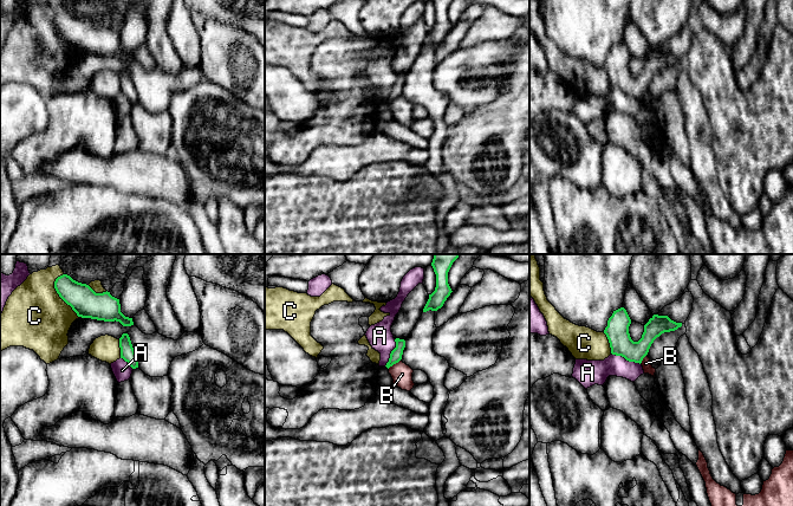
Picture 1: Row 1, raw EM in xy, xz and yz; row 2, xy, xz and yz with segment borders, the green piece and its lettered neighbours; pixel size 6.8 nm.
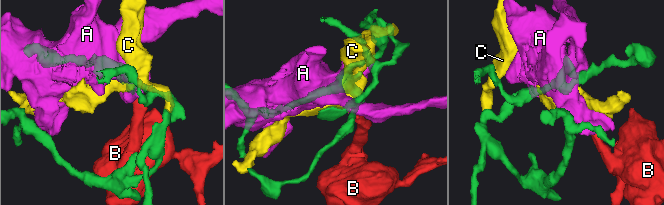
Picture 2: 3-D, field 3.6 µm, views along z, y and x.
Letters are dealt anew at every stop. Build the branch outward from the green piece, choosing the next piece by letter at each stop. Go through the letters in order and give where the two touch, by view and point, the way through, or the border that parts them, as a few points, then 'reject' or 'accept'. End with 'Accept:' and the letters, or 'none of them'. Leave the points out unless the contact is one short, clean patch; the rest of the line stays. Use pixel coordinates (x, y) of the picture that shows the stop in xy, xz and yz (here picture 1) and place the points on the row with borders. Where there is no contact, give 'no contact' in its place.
A: contact yz (625, 358); border yz (611, 352), (639, 364); reject
B: contact xz (394, 363); border xz (400, 359), (388, 368); reject
C: contact xy (59, 296); reject
Accept: none of them

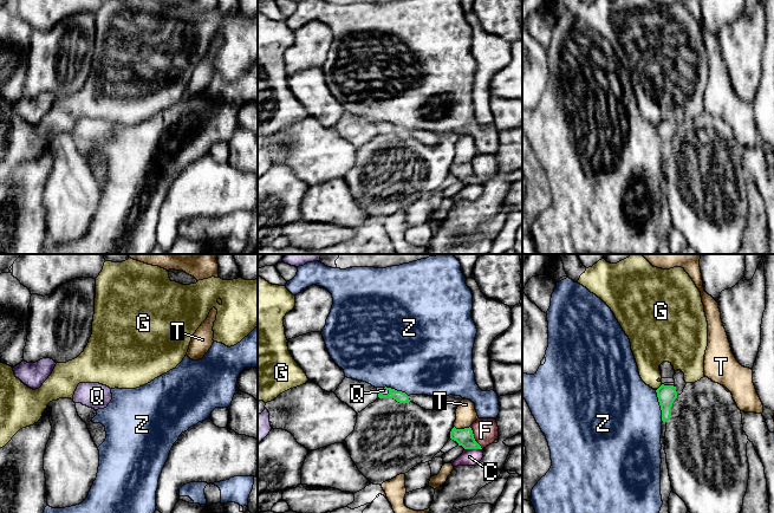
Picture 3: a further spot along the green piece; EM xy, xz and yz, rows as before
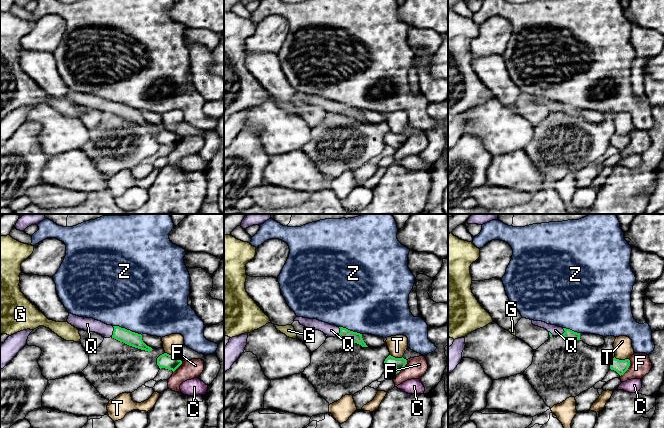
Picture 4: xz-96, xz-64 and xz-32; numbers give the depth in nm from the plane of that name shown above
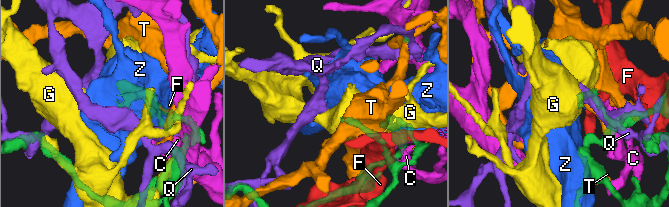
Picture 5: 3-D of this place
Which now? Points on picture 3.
C: contact xz (473, 448); reject
F: contact xz (473, 437); reject
G: contact yz (659, 387); reject
Q: contact xz (382, 393); accept
T: contact xz (462, 429); reject
Z: contact yz (659, 404); border yz (655, 390), (658, 397), (662, 420); reject
Accept: Q

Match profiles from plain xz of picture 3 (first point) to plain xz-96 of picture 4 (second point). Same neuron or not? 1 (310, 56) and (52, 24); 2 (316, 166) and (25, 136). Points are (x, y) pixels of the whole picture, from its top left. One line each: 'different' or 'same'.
1: same
2: different

